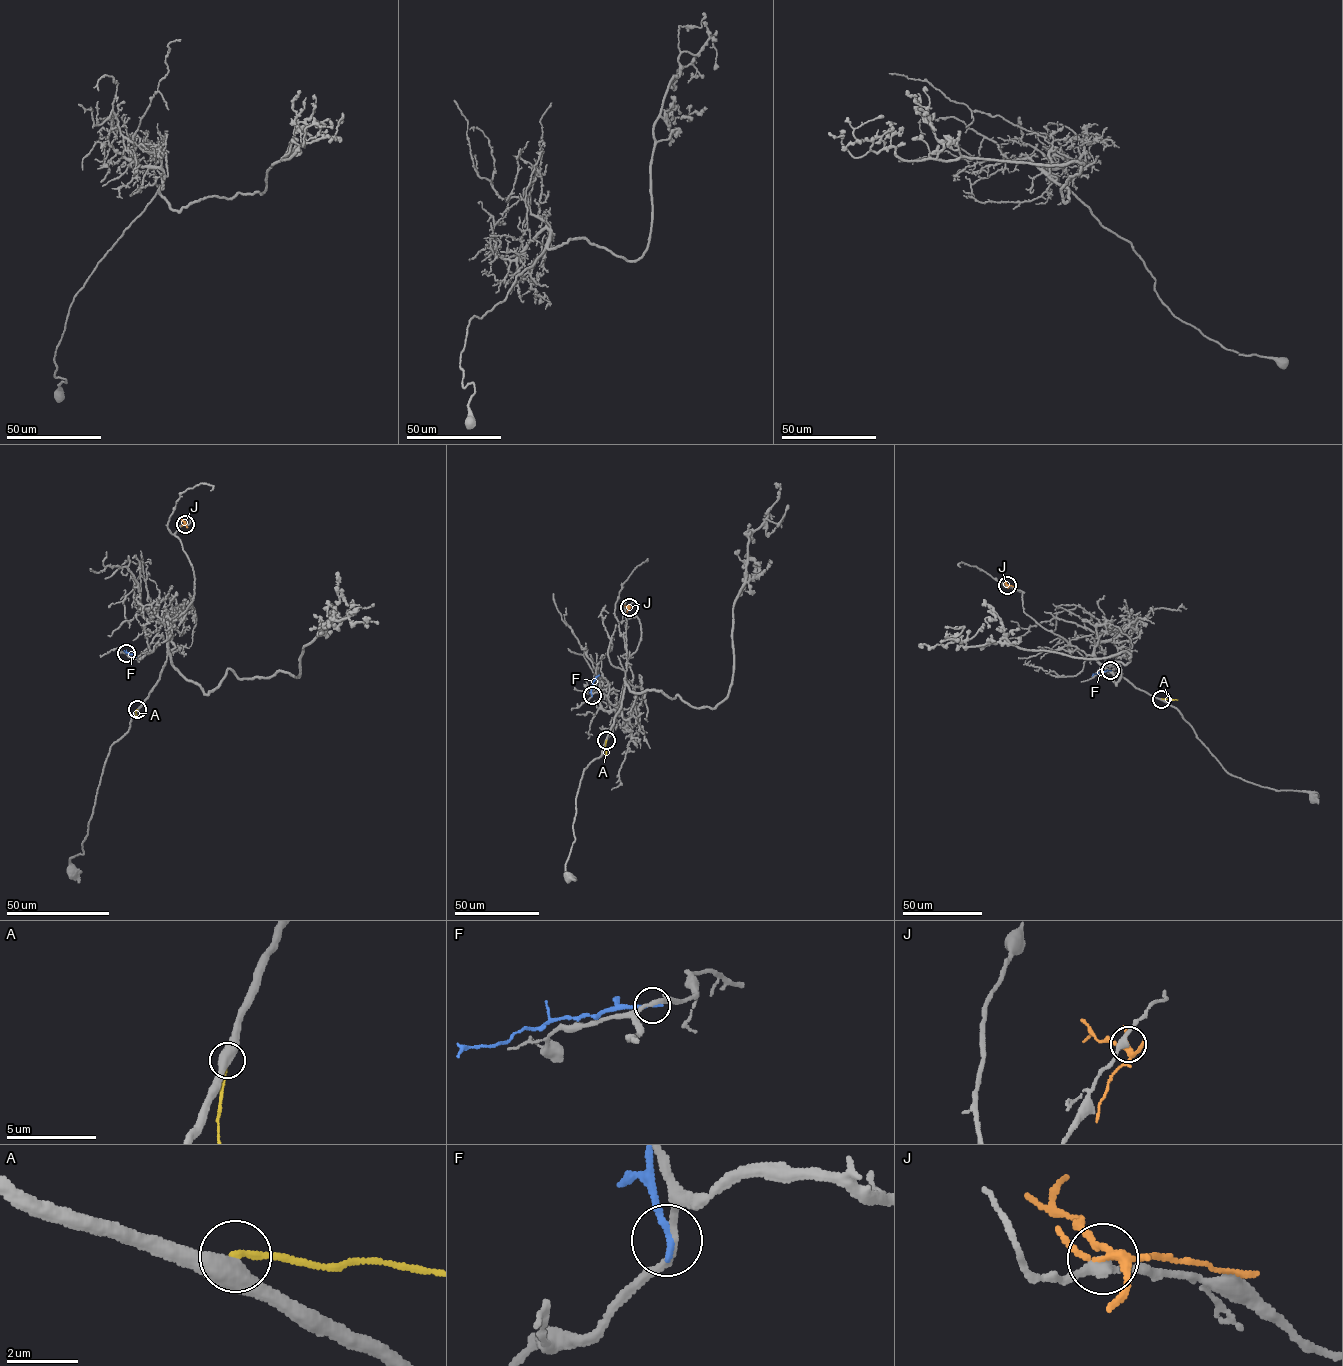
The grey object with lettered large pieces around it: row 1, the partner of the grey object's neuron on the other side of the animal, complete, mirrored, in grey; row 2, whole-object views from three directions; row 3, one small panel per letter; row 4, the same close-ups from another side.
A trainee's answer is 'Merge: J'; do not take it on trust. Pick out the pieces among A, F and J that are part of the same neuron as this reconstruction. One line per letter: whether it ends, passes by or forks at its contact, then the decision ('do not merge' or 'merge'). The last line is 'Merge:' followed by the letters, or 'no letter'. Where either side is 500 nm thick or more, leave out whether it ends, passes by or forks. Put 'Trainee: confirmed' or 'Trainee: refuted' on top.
Trainee: refuted
A: do not merge
F: it ends there; do not merge
J: it forks there; do not merge
Merge: no letter

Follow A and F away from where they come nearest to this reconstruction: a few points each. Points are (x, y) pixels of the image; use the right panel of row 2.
A: (1161, 698), (1177, 700)
F: (1110, 670), (1092, 676)

